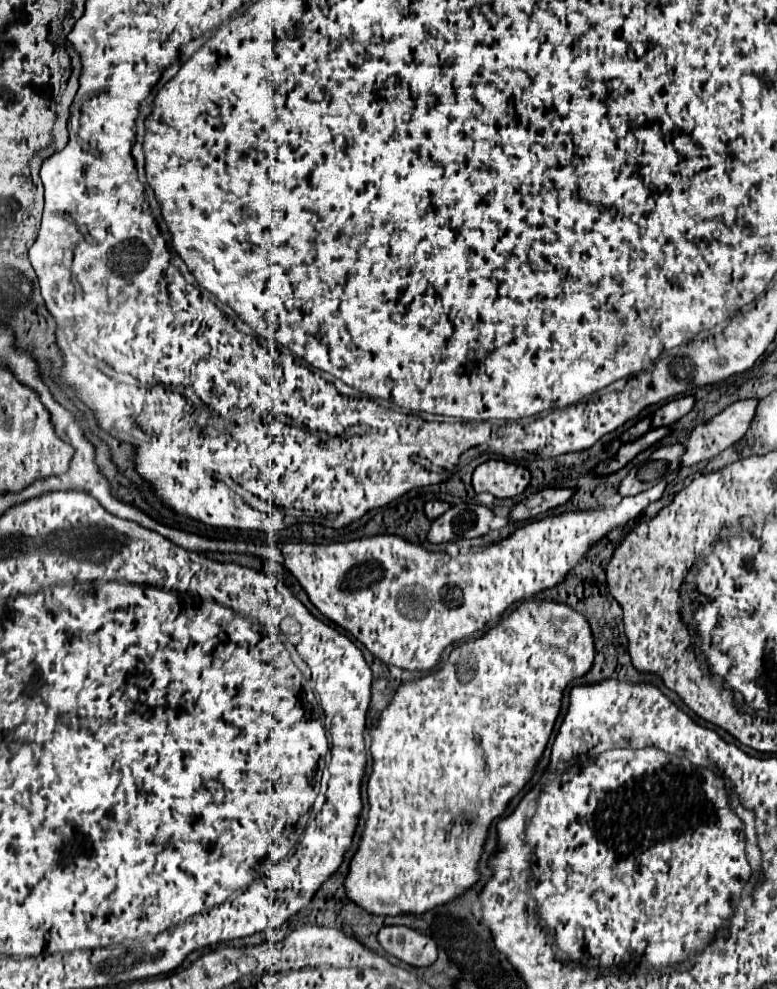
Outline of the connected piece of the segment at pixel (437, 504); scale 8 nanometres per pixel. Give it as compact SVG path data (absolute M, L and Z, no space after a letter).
M429 501L429 503L425 503L425 515L429 517L429 519L437 519L441 513L445 513L449 509L449 505L447 503L443 503L443 501Z

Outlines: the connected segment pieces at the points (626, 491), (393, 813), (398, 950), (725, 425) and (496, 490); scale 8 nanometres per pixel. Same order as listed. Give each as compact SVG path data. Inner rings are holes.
M631 469L631 473L619 483L619 493L621 493L623 497L631 497L631 495L637 495L637 493L649 489L651 485L655 485L655 481L643 483L643 481L637 479L637 469Z
M523 601L509 617L499 621L495 627L485 631L477 639L465 639L453 645L447 659L441 663L441 667L435 673L427 673L415 681L401 683L389 701L389 705L379 713L379 719L375 727L371 729L371 757L373 767L367 781L367 797L369 797L369 813L365 817L365 827L361 833L361 841L357 845L357 851L349 863L349 873L345 877L345 895L355 905L363 907L371 915L423 915L439 905L445 905L469 891L481 877L479 873L479 859L483 853L483 845L489 833L489 825L501 817L509 805L509 801L519 795L519 791L531 781L535 767L547 747L549 735L553 731L553 725L557 721L557 715L561 711L563 691L569 687L569 683L577 677L583 677L595 657L595 645L593 645L593 633L589 623L585 621L583 613L577 613L571 605L561 605L557 601ZM465 811L471 811L475 815L475 823L457 823L455 819L461 817Z
M383 927L377 935L379 945L393 957L401 959L407 965L413 967L429 967L433 965L433 959L437 959L437 945L431 937L403 927Z
M737 401L729 405L725 411L709 419L707 423L699 423L685 443L685 453L681 455L681 467L689 467L701 461L709 461L733 443L737 443L751 425L755 415L757 401Z
M485 461L473 473L475 493L491 493L497 499L515 497L525 491L531 481L531 473L515 463L507 461Z

